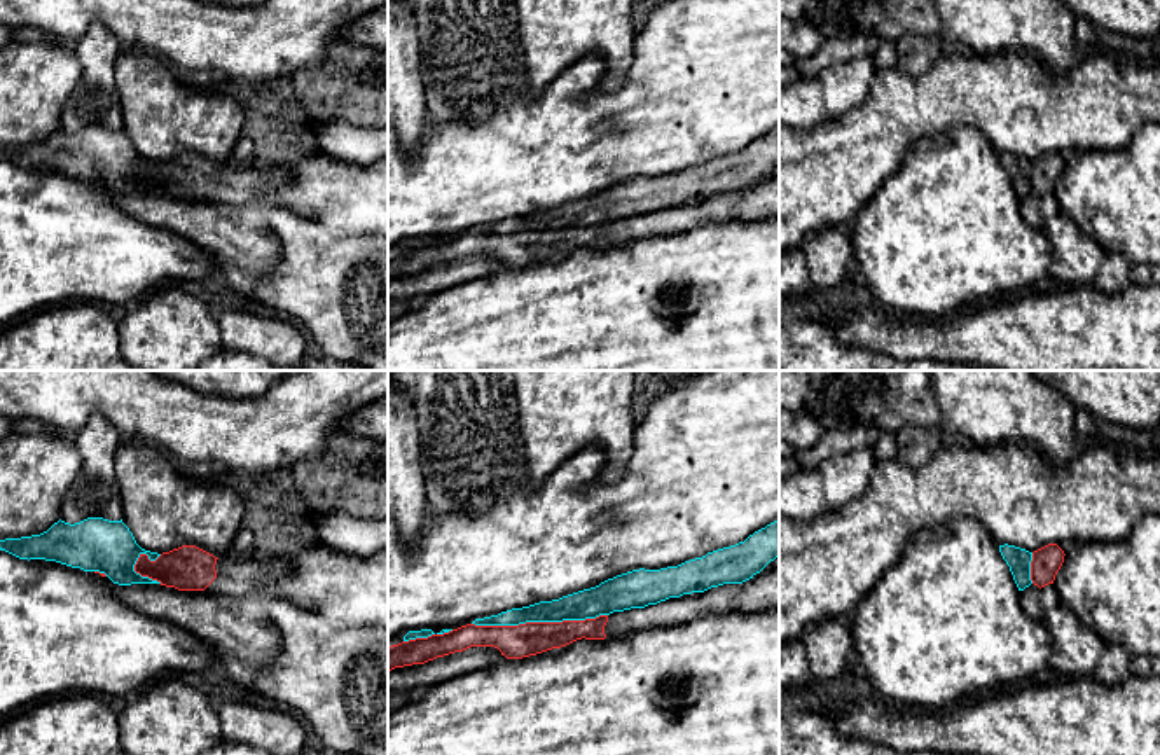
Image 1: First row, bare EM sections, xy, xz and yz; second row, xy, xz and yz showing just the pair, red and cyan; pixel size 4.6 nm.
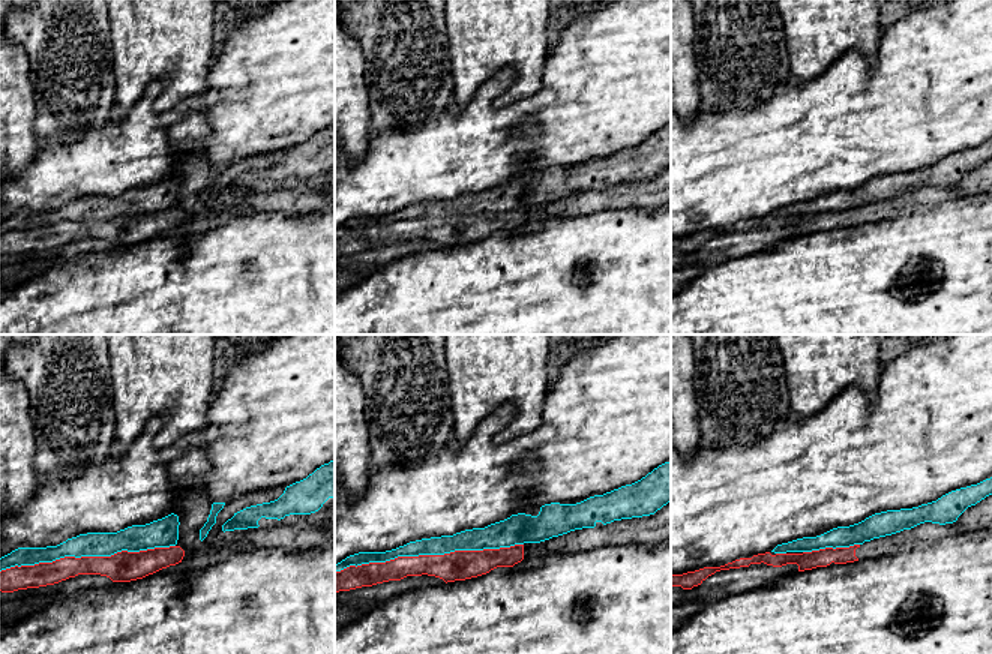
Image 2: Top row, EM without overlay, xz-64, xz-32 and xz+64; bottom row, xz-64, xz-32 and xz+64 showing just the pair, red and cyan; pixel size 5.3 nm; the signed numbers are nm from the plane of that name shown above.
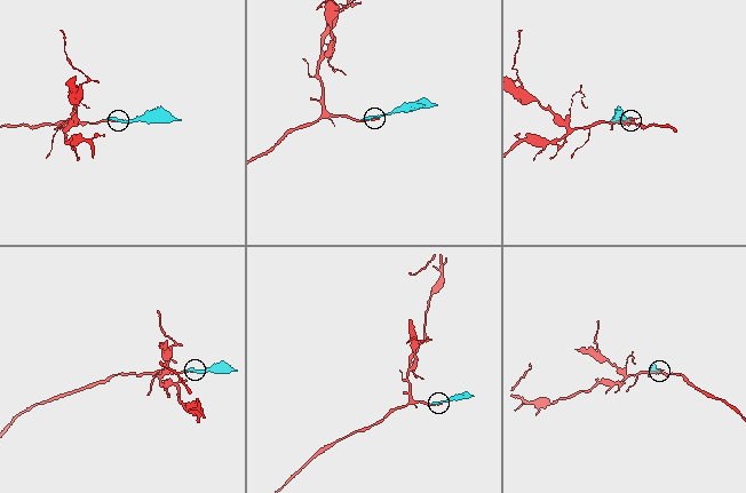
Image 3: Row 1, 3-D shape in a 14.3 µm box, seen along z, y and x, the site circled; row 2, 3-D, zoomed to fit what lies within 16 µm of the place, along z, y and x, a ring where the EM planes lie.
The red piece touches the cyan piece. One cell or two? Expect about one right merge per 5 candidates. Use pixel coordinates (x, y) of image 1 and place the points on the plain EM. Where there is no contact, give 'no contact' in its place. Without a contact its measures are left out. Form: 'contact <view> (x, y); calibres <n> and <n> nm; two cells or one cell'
contact xz (538, 231); calibres 160 and 140 nm; two cells

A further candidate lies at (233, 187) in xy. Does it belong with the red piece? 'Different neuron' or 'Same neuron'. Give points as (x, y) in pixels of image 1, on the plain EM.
Same neuron

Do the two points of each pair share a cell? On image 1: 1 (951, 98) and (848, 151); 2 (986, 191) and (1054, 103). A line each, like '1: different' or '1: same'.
1: same
2: different

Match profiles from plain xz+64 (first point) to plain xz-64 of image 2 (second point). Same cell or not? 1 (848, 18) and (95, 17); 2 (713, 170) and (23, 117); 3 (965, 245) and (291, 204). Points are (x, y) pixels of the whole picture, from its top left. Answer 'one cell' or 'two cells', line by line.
1: two cells
2: two cells
3: two cells

